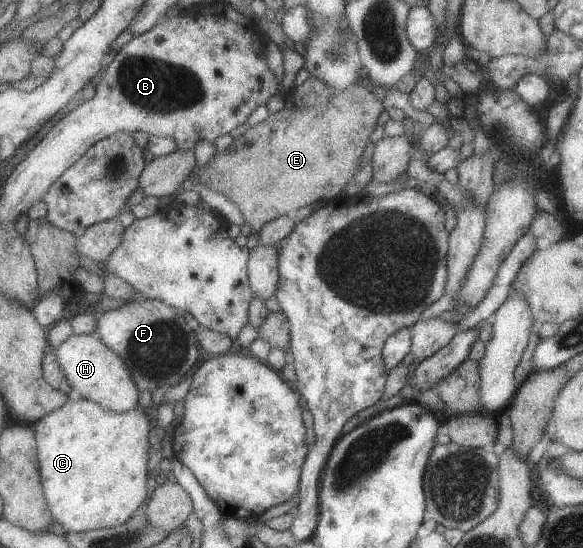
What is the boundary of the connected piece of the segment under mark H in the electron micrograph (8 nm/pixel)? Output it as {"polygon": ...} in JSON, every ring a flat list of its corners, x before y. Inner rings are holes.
{"polygon":[[72,334,58,348,45,355,44,374,53,388,70,396,80,396,101,404,113,412,129,412,139,407,139,386,125,360,113,352,101,337,94,334]]}

